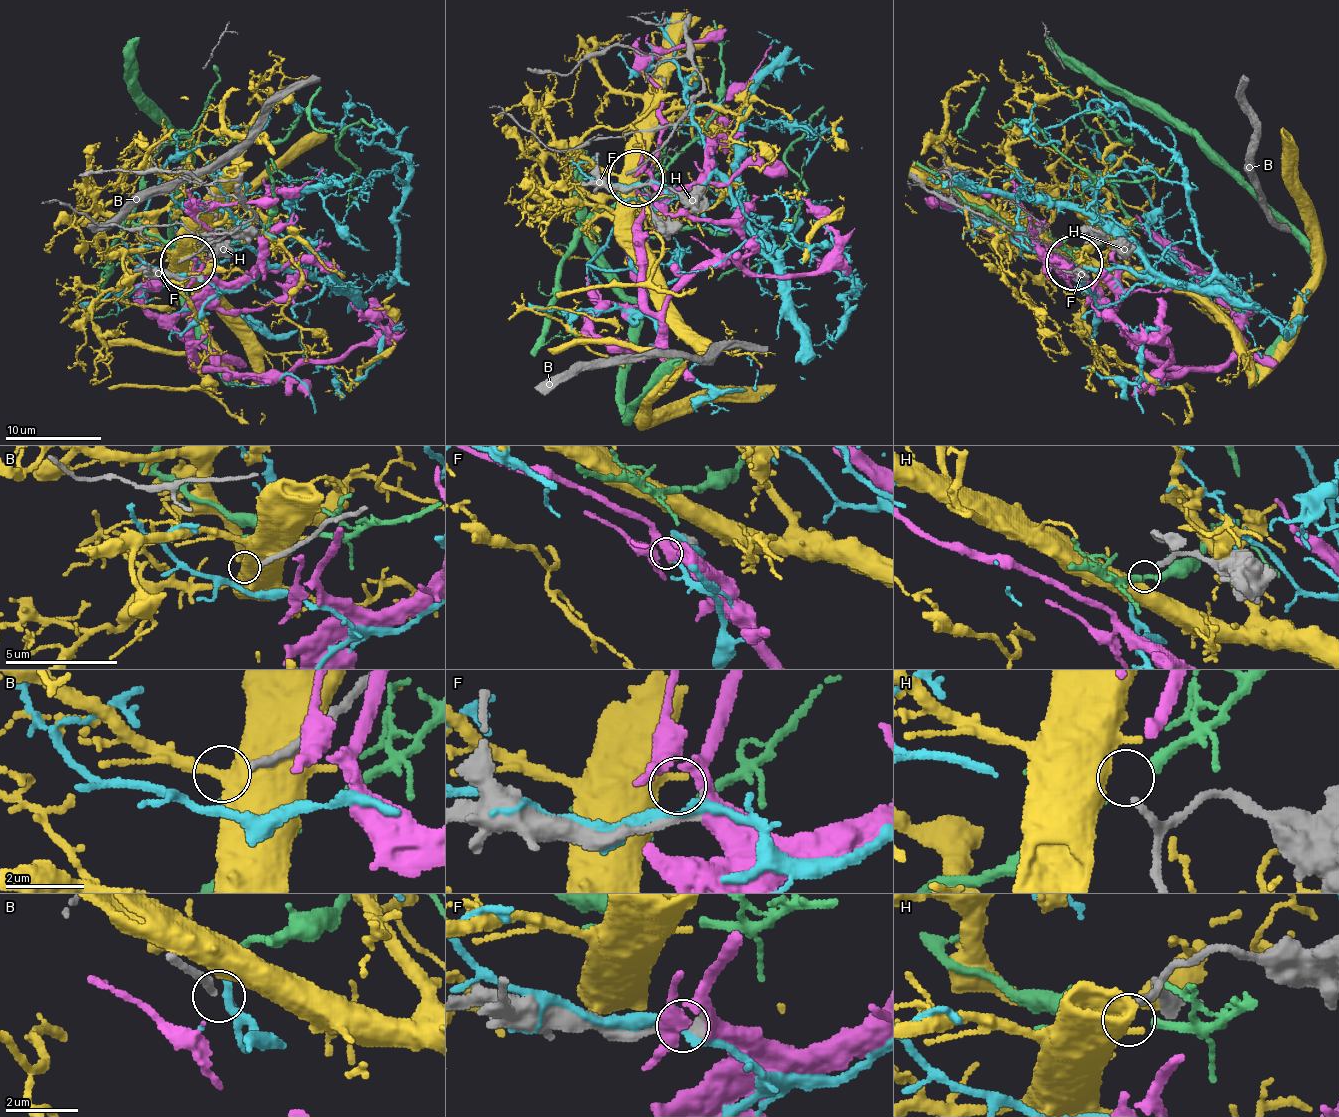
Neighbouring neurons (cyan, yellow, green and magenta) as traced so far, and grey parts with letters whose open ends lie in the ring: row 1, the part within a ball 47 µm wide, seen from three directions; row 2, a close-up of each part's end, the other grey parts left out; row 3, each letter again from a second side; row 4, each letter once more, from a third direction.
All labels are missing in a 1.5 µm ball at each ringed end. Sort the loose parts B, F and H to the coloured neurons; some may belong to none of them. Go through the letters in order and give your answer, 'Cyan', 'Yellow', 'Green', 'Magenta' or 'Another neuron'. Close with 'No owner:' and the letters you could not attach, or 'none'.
B: Another neuron
F: Magenta
H: Another neuron
No owner: B, H

